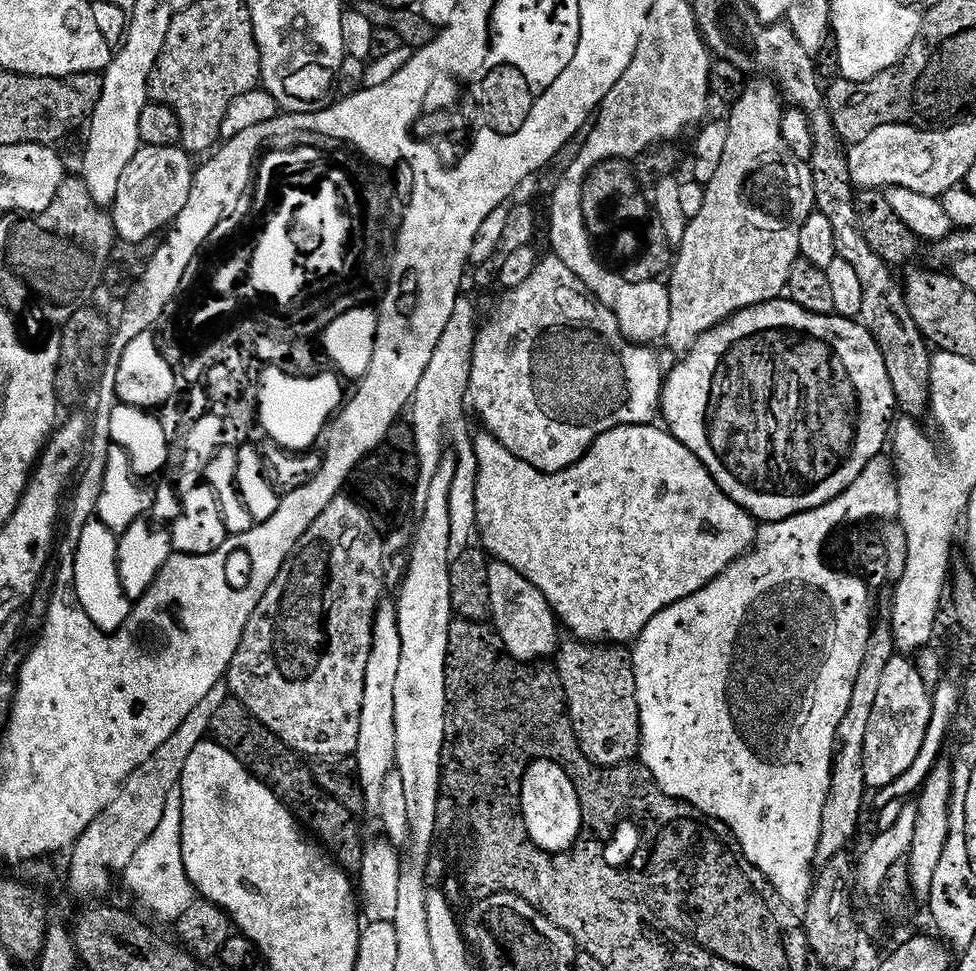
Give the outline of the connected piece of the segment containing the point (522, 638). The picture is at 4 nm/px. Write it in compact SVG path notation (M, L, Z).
M499 562L489 563L488 589L490 590L490 620L504 648L516 660L544 662L555 657L562 639L562 628L548 600L514 566Z

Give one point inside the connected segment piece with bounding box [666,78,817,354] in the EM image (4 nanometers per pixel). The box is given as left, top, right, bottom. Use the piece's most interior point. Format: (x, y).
(739, 250)

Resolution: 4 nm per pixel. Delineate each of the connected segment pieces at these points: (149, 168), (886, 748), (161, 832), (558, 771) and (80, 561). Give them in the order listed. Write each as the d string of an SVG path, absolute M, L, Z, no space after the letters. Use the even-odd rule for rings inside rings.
M142 146L134 154L122 182L118 182L118 198L110 215L116 235L123 242L142 242L142 238L163 233L172 226L182 210L194 179L193 157L180 146Z
M907 655L892 657L890 666L882 674L878 699L874 702L874 714L870 714L870 726L866 726L864 769L869 789L890 786L906 774L918 758L926 732L932 721L932 692L922 680L922 674Z
M172 791L166 802L166 814L162 814L162 822L158 822L158 830L138 846L138 854L130 862L130 866L123 872L122 880L128 883L128 888L157 916L160 920L175 922L187 910L194 899L194 889L188 880L188 875L182 862L182 798L179 791Z
M554 760L534 761L526 770L519 798L528 836L539 848L553 854L566 852L579 840L585 827L580 789L564 765Z
M99 519L88 520L79 538L78 550L75 556L75 588L80 607L94 622L96 628L109 634L116 632L128 620L134 604L129 599L118 570L117 535L107 528Z

